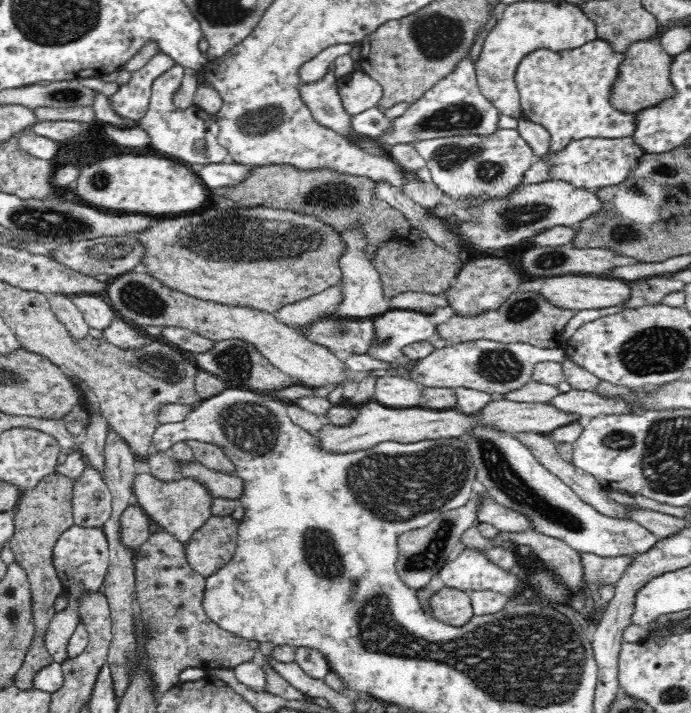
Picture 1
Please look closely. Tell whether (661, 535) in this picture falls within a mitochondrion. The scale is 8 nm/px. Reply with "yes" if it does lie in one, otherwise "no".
no

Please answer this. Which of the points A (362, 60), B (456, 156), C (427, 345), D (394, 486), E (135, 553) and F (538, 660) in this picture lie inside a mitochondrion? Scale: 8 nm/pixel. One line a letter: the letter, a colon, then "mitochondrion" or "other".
A: other
B: mitochondrion
C: other
D: mitochondrion
E: other
F: mitochondrion

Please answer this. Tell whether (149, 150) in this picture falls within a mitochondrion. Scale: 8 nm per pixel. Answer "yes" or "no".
no

